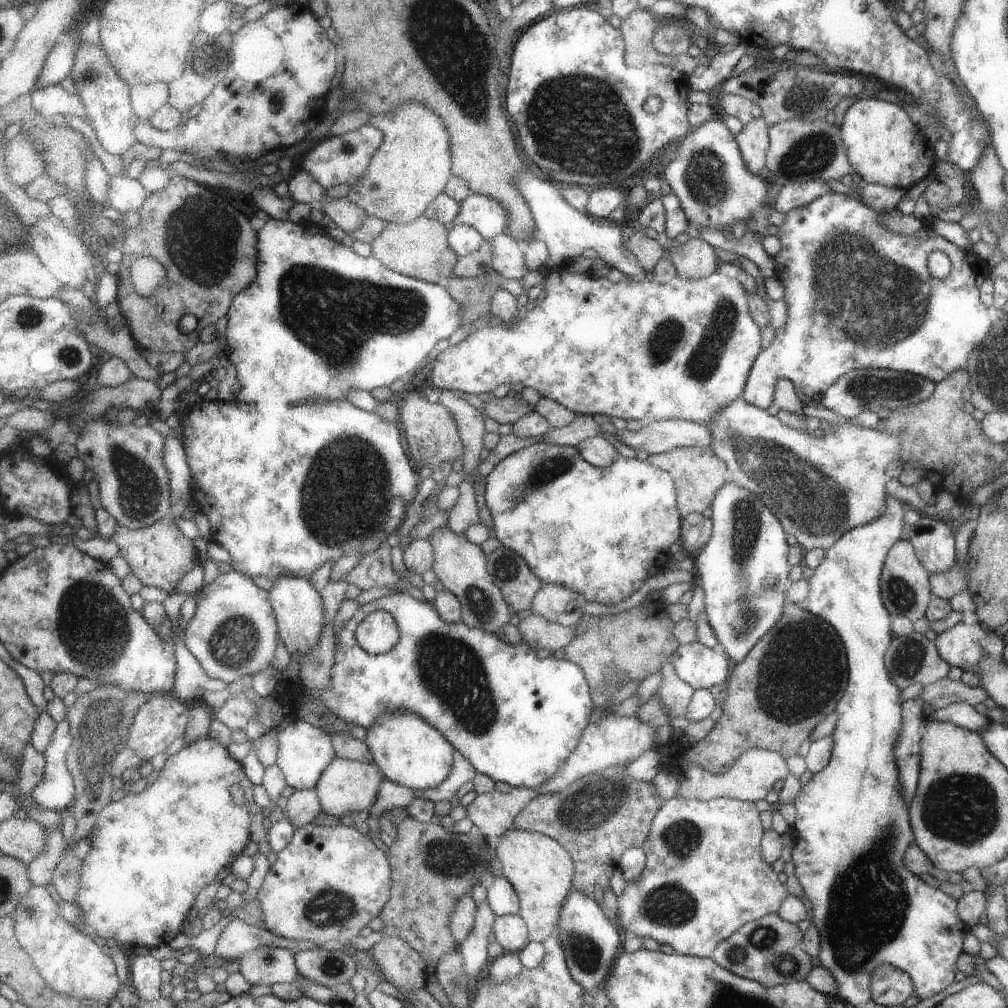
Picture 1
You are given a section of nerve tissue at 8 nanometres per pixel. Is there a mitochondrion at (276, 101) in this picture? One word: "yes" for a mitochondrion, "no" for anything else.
no

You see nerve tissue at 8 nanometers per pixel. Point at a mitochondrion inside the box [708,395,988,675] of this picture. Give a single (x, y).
(814, 503)

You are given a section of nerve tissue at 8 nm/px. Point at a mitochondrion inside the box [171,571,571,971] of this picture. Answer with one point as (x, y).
(449, 669)

